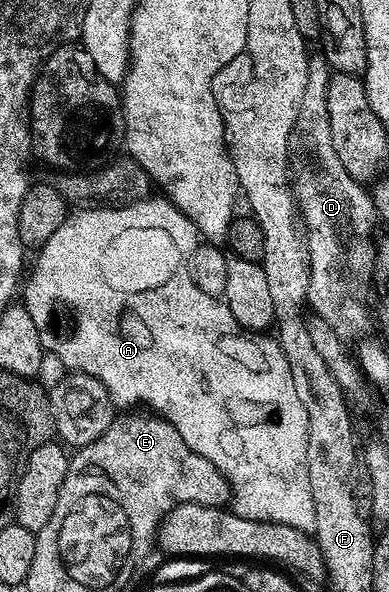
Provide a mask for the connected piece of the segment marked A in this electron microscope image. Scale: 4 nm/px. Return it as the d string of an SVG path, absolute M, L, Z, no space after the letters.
M167 199L160 201L149 200L147 203L124 203L121 209L100 209L104 207L84 207L81 213L73 212L65 217L62 227L50 235L50 239L45 245L41 245L38 250L40 258L36 261L36 281L25 280L22 285L22 304L26 311L30 311L30 319L42 331L47 330L47 325L52 321L52 301L60 300L72 303L76 311L76 331L72 338L55 337L48 331L41 332L40 342L44 344L45 350L54 352L60 356L61 366L72 371L81 371L104 377L108 385L112 385L113 393L120 397L120 407L127 406L131 401L149 401L154 405L159 416L175 428L177 425L178 435L182 439L188 437L186 443L202 459L210 459L214 467L228 480L231 500L236 500L234 512L240 517L245 517L251 521L273 521L289 525L295 529L312 531L315 527L314 515L314 495L311 494L310 475L308 474L308 438L284 437L284 417L303 418L306 413L306 406L298 392L296 378L293 377L291 369L288 368L288 360L282 351L279 340L275 336L257 335L249 331L234 319L230 307L221 298L206 295L194 283L190 275L188 266L188 253L184 244L188 241L188 236L193 236L194 230L191 221L183 213L177 211L175 205Z

